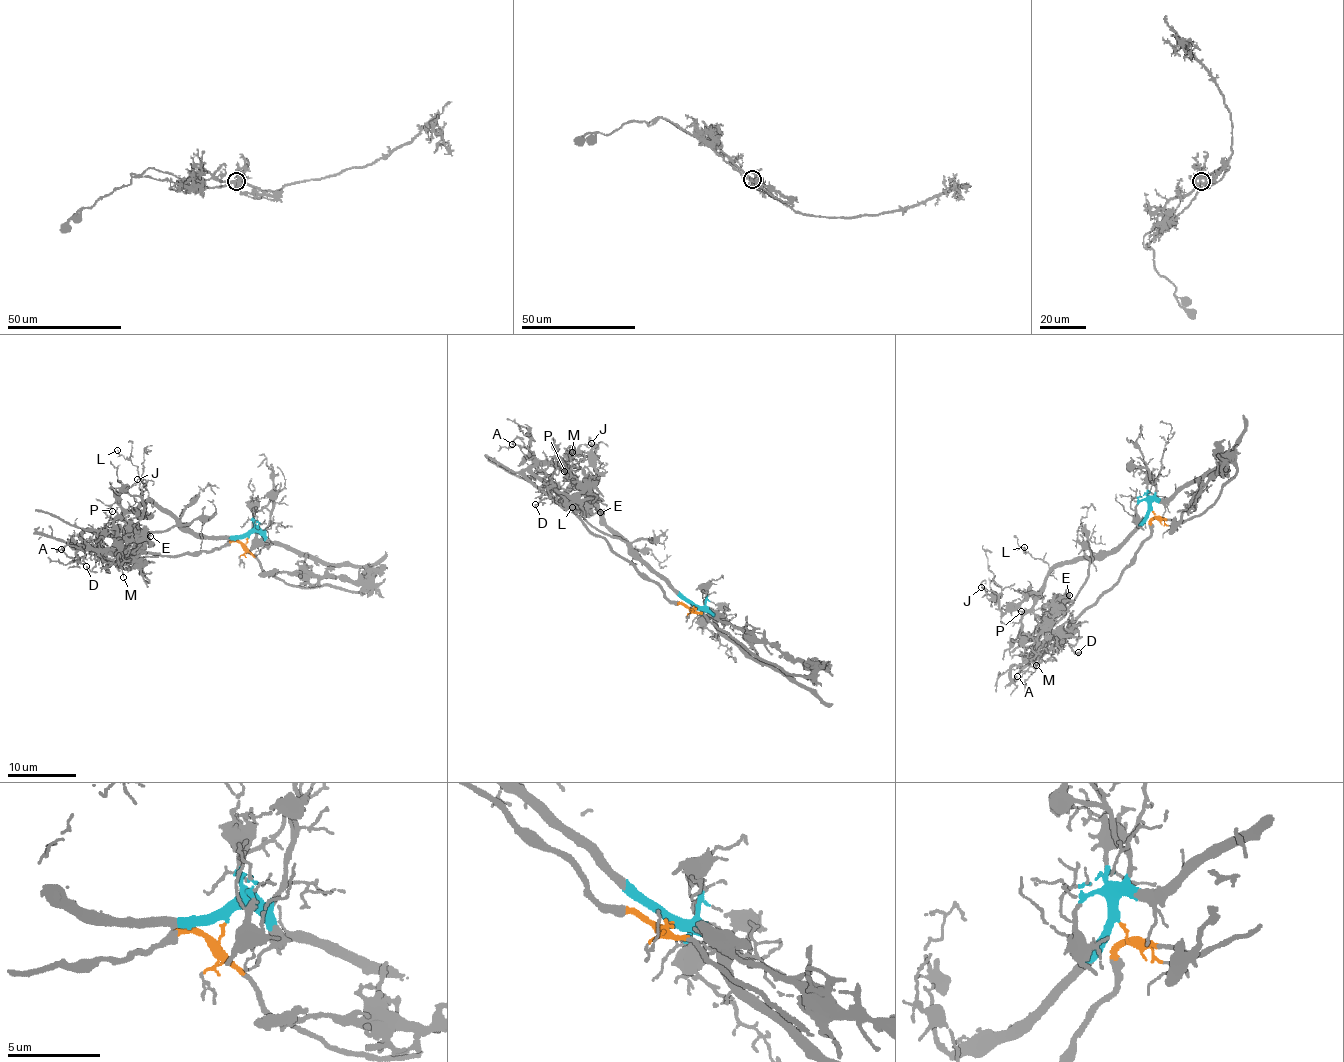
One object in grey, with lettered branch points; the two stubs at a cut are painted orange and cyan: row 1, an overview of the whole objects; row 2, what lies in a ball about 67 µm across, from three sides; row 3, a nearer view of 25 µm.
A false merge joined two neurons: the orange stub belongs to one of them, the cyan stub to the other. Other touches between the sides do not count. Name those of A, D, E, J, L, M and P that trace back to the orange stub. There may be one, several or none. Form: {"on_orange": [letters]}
{"on_orange": ["A", "D", "E", "M"]}

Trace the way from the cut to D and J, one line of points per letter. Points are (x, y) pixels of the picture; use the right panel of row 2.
D: (1152, 511), (1155, 515), (1151, 533), (1120, 578), (1076, 620), (1066, 638), (1077, 652)
J: (1152, 510), (1116, 547), (1057, 564), (1044, 587), (1004, 612), (999, 608), (1001, 596), (986, 597), (980, 587)

